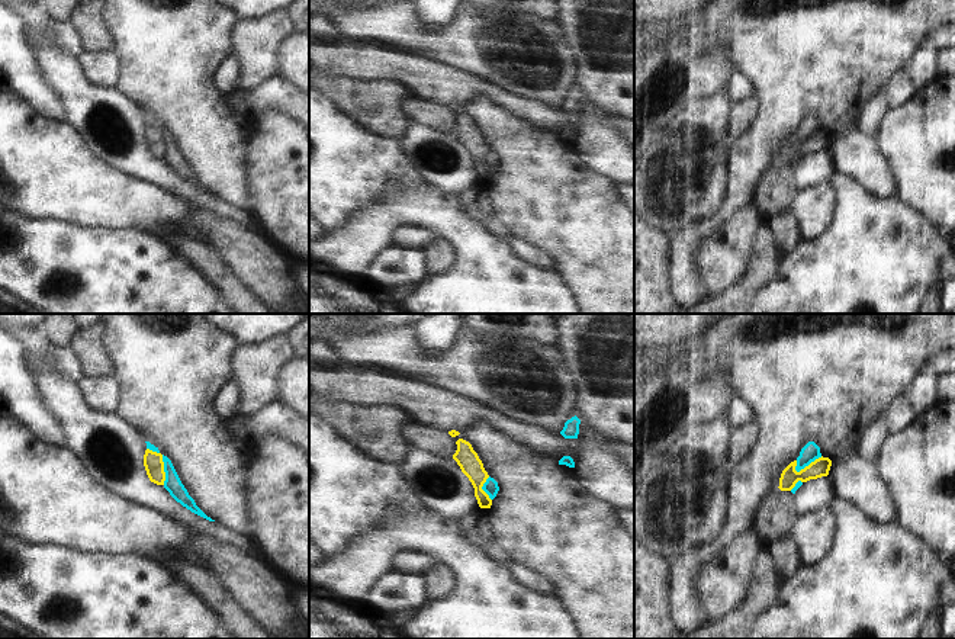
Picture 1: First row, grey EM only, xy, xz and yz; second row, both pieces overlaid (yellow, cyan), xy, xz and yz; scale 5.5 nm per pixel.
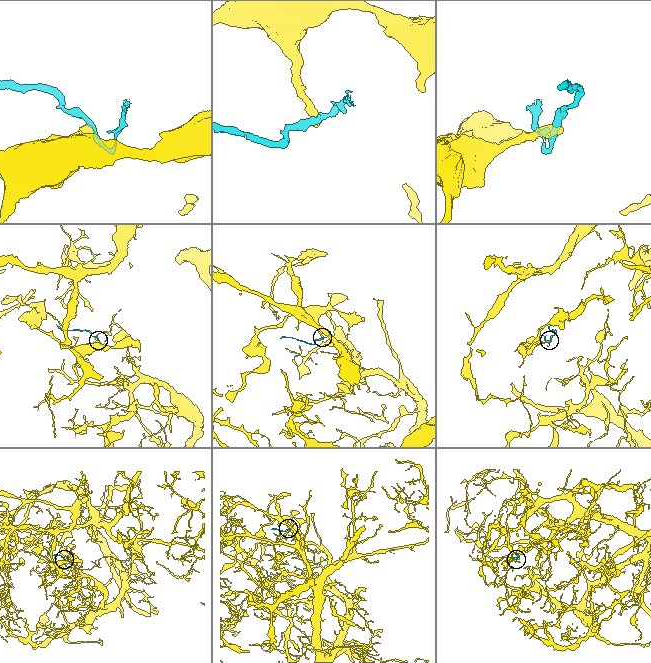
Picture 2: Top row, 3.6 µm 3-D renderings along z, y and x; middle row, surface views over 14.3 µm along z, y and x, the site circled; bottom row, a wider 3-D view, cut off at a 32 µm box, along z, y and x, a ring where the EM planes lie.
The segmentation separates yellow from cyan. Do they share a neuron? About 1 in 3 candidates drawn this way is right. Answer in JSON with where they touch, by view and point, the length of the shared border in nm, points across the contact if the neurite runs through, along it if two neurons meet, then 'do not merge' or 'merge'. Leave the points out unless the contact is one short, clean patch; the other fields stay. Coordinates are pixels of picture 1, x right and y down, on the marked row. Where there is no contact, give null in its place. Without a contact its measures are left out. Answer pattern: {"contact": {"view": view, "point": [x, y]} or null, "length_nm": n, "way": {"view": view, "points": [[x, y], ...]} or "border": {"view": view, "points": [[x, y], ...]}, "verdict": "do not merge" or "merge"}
{"contact": {"view": "yz", "point": [809, 465]}, "length_nm": 180, "border": {"view": "yz", "points": [[822, 456], [798, 471], [794, 469]]}, "verdict": "do not merge"}

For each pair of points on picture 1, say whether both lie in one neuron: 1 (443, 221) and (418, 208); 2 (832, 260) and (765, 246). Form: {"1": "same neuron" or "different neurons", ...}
{"1": "same neuron", "2": "different neurons"}

